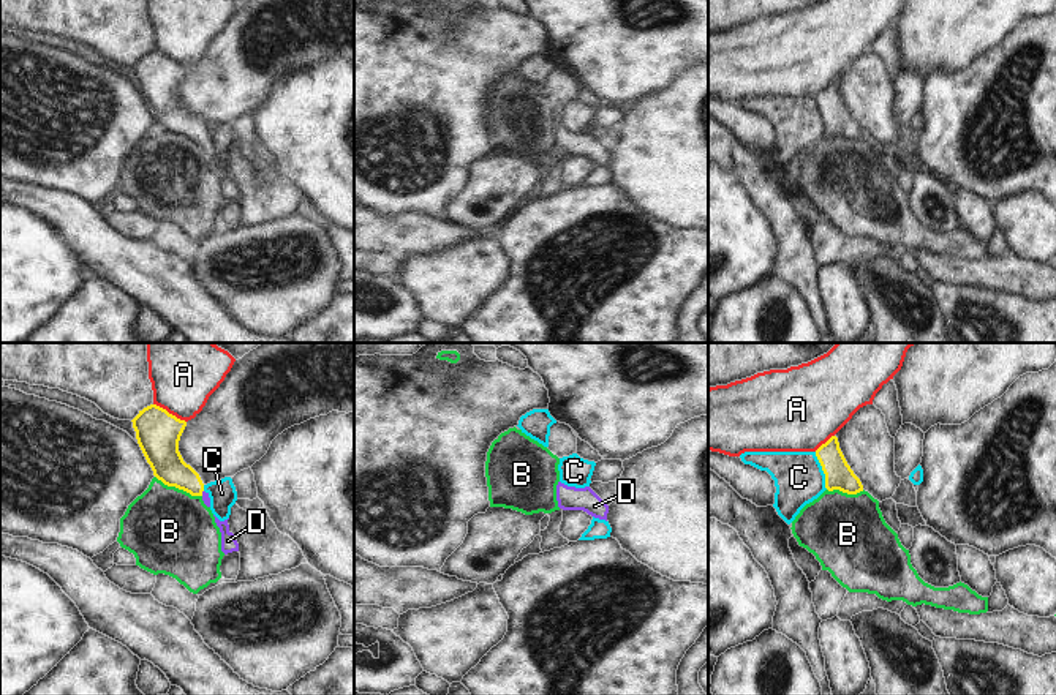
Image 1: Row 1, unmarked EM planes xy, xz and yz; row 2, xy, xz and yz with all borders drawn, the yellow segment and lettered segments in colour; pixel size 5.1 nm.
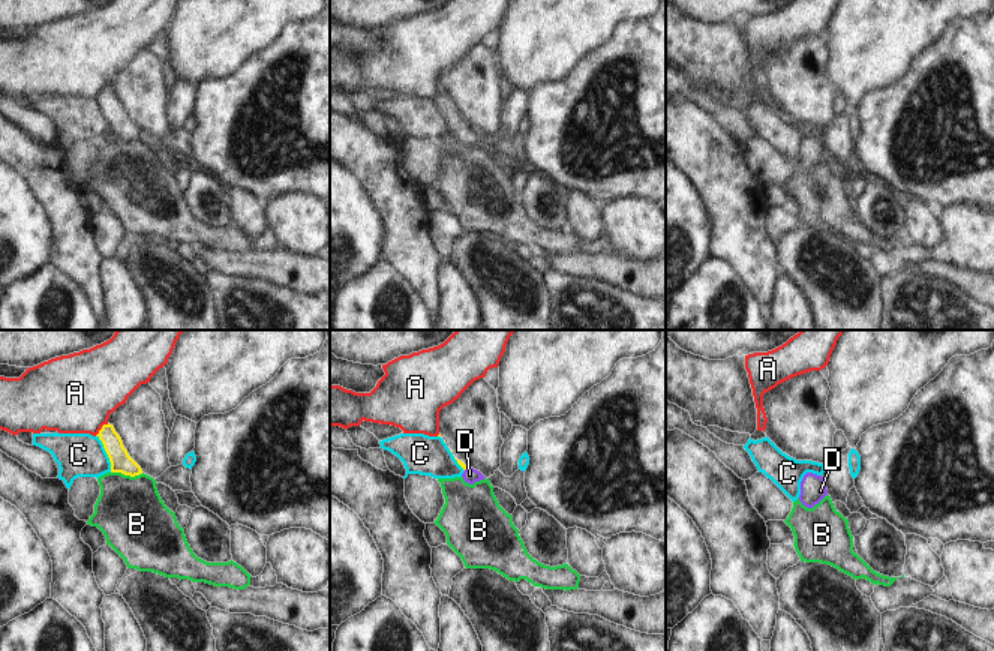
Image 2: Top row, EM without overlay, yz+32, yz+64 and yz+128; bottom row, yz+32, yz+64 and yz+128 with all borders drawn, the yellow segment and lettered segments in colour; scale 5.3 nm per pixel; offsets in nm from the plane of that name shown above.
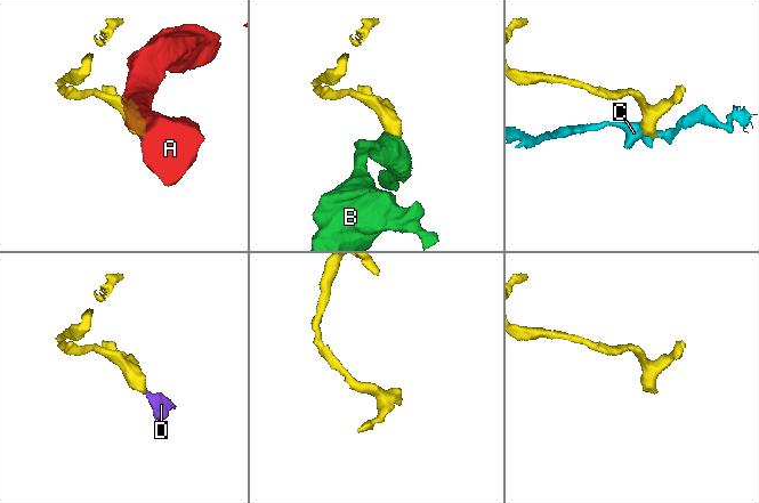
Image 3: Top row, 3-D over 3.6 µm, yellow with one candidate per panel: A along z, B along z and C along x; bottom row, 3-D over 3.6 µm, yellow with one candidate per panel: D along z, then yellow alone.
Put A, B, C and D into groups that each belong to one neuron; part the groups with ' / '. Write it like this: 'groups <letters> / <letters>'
groups A / B / C / D

